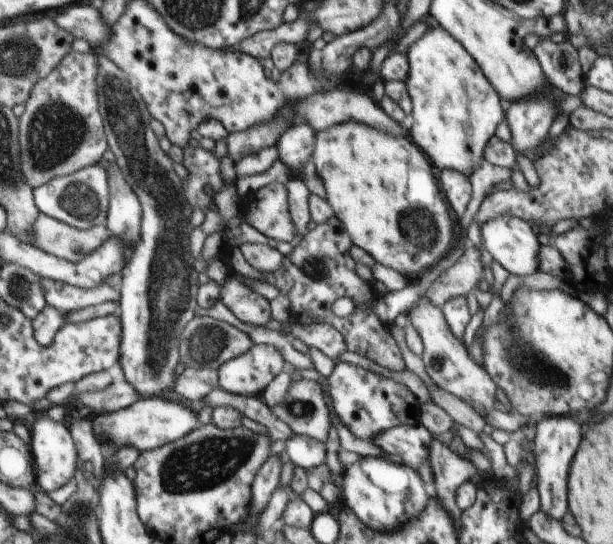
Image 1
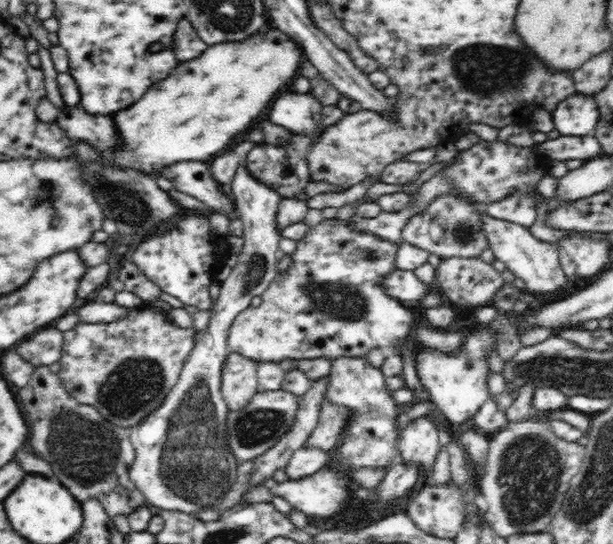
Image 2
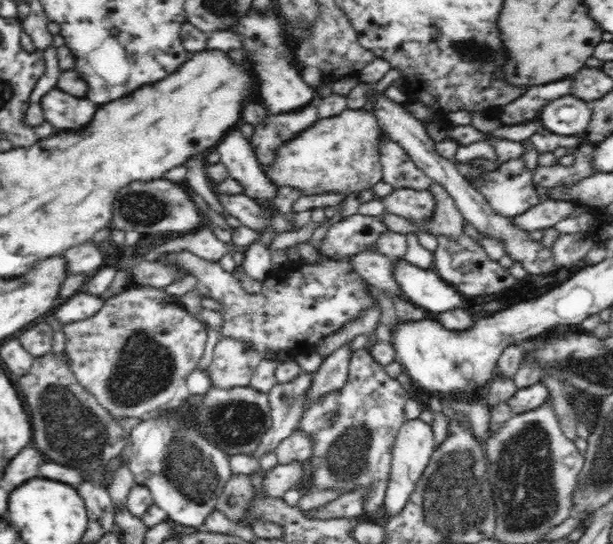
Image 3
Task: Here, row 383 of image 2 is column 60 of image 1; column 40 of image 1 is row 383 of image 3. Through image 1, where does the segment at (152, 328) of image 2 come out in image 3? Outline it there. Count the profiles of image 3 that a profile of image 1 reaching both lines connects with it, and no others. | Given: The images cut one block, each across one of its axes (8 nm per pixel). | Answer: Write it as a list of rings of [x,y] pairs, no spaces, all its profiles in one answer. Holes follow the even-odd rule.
[[[132,286],[132,288],[128,288],[124,294],[105,300],[104,306],[102,306],[96,314],[91,315],[90,318],[70,324],[63,324],[61,330],[64,332],[67,340],[64,351],[65,354],[68,354],[70,367],[73,368],[74,377],[76,377],[78,383],[82,384],[86,390],[90,391],[90,393],[98,399],[98,403],[106,408],[106,411],[110,412],[112,417],[128,419],[148,418],[153,413],[158,412],[158,410],[177,400],[186,389],[186,378],[198,368],[198,363],[200,358],[202,358],[207,339],[207,330],[204,328],[204,324],[200,324],[200,321],[196,320],[196,317],[192,318],[192,316],[178,304],[176,296],[172,298],[172,296],[168,296],[164,290],[156,290],[156,286],[154,286],[154,288]]]

